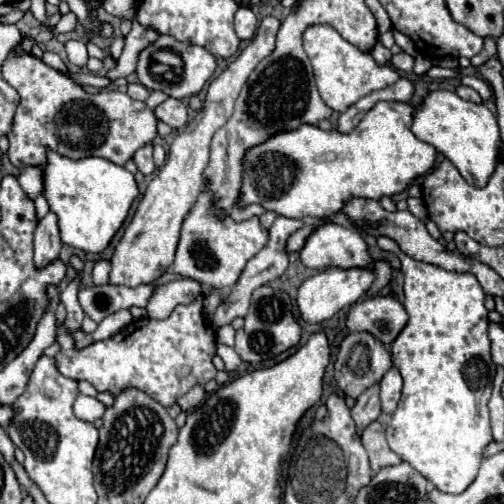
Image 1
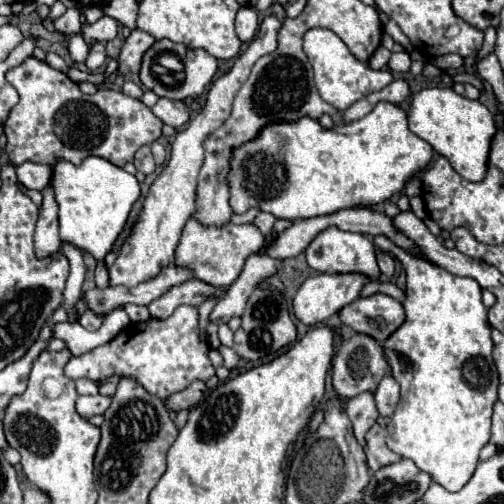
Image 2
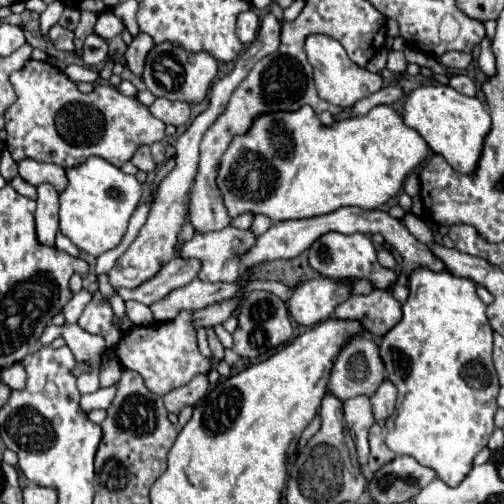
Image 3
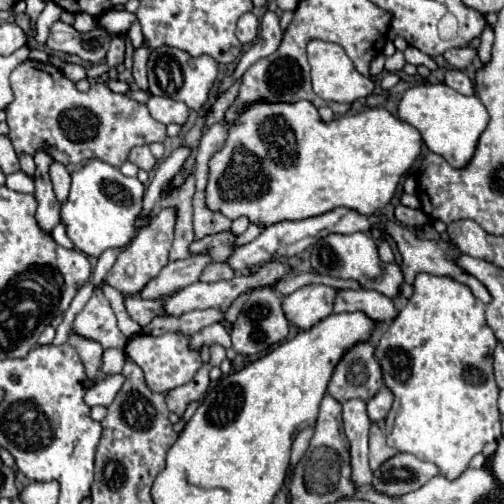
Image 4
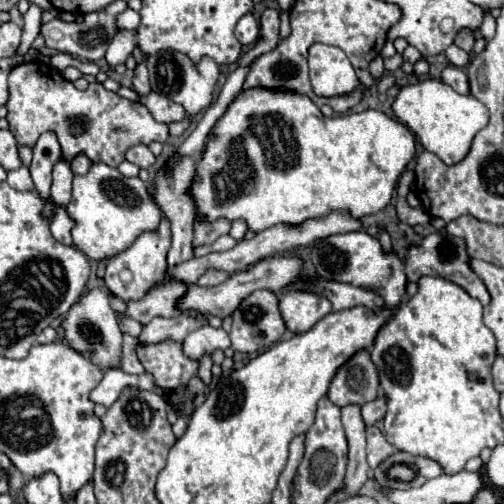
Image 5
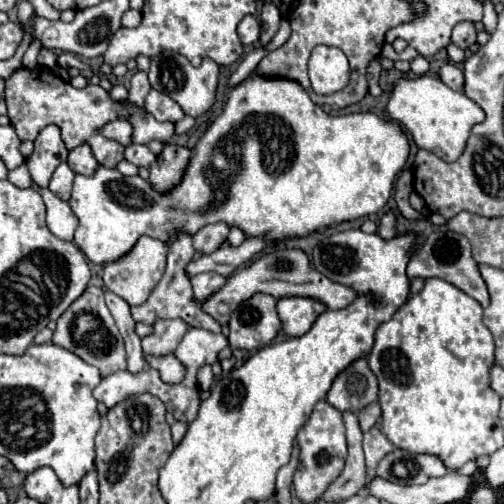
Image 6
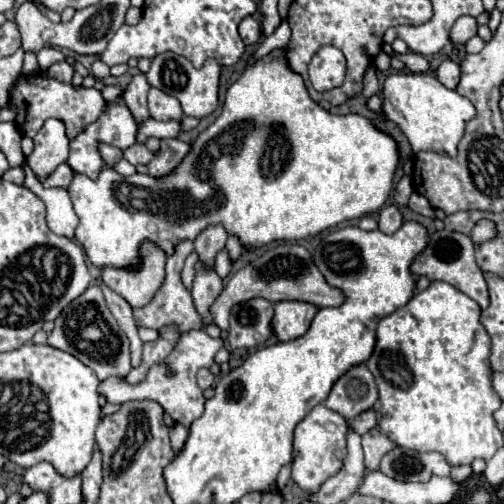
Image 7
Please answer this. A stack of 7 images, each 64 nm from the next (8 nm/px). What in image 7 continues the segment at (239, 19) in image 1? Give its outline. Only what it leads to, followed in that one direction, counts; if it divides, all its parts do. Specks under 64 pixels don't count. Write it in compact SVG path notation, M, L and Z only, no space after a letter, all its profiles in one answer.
M248 16L248 18L244 18L242 22L240 22L240 36L242 36L242 40L244 40L244 44L256 44L258 40L260 40L260 34L262 34L262 30L260 30L260 24L256 22L256 18L254 16Z

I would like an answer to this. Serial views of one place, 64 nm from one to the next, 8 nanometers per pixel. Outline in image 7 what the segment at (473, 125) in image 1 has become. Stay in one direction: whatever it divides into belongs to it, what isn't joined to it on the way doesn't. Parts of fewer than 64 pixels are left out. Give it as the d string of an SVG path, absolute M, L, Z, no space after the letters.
M390 74L382 90L382 112L388 120L398 124L398 128L408 138L414 152L434 150L440 154L456 156L456 146L464 134L464 124L476 116L472 102L460 96L456 90L444 88L430 74Z

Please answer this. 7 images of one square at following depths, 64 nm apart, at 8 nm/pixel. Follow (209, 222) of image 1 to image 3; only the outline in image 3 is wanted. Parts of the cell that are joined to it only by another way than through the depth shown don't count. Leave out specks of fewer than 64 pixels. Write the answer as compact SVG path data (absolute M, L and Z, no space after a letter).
M228 226L220 232L196 232L190 242L182 246L182 258L198 258L202 260L202 268L198 278L206 282L234 282L240 278L240 268L238 268L238 256L246 252L254 244L254 234L250 230L238 230L234 226Z

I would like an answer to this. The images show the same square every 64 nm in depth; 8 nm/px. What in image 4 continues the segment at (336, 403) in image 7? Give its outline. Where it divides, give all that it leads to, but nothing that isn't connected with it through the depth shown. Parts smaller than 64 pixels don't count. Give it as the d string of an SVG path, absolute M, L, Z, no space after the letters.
M368 342L356 344L344 354L328 384L328 394L344 404L352 398L368 402L382 386L380 364L374 358L374 346Z

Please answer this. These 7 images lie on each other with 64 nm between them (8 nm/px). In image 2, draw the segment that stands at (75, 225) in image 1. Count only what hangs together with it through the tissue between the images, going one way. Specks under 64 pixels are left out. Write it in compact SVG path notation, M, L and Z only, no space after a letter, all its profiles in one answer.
M88 156L80 166L60 160L54 166L52 188L60 206L60 238L80 250L90 252L97 261L95 283L100 288L110 286L104 254L112 250L114 242L118 240L128 222L130 208L138 200L138 180L104 158Z

